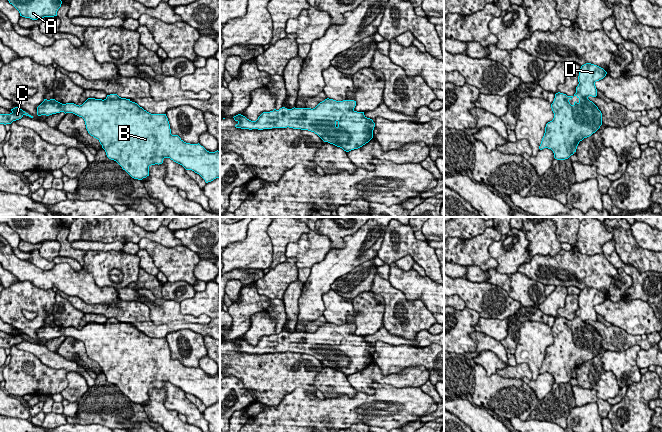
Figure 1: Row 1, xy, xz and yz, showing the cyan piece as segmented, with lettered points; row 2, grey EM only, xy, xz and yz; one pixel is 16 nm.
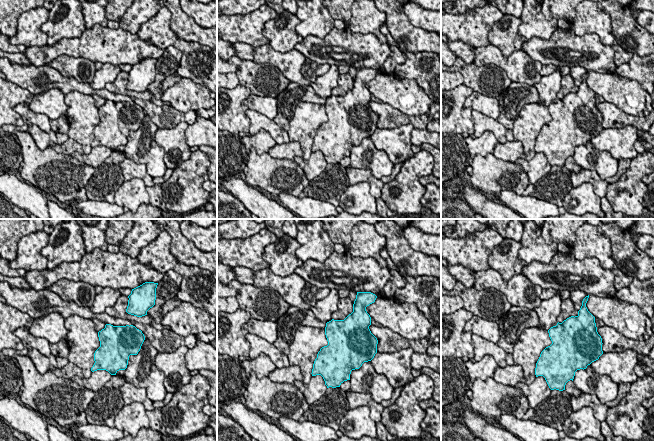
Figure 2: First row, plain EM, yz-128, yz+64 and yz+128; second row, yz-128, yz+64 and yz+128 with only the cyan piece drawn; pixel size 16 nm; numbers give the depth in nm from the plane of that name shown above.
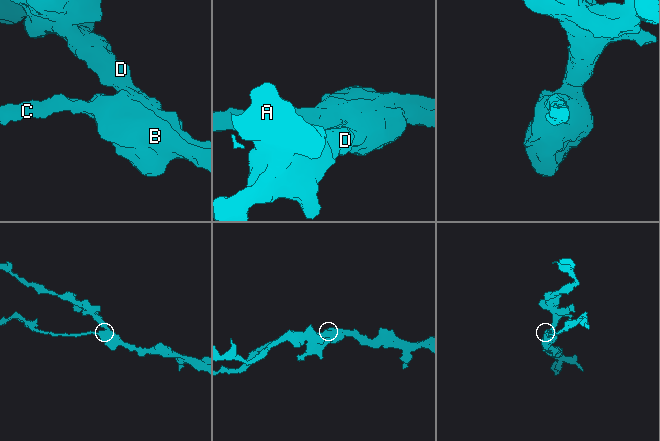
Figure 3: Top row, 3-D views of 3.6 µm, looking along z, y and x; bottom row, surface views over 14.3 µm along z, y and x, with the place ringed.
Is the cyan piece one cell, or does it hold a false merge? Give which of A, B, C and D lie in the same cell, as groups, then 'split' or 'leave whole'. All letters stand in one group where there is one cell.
A B C D; leave whole

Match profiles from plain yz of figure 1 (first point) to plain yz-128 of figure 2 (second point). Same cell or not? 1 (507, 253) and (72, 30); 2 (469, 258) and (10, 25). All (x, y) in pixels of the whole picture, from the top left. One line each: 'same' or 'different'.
1: same
2: different

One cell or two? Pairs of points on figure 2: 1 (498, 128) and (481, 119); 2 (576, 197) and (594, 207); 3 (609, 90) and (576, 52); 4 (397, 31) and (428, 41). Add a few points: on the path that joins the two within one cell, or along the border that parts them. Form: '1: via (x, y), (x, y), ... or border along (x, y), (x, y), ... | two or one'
1: via (494, 125), (485, 123) | one
2: via (580, 200), (590, 203) | one
3: border along (589, 70), (615, 72) | two
4: via (405, 33), (412, 39), (420, 40) | one

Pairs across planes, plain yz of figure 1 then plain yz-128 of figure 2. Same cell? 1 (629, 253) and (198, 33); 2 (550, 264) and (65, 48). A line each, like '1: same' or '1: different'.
1: same
2: same

